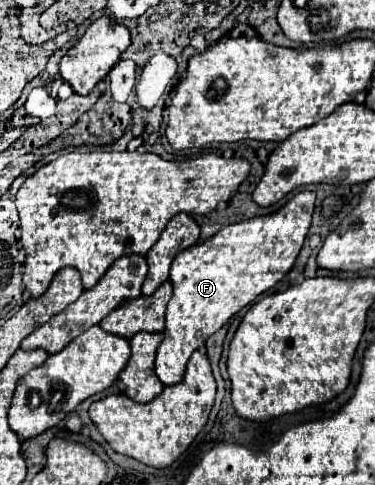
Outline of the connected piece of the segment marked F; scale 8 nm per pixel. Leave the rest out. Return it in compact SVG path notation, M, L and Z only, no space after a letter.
M301 191L293 199L289 199L279 211L245 219L241 223L233 223L223 227L219 233L209 237L203 243L191 245L189 249L181 251L173 263L171 263L171 285L173 285L173 295L167 303L165 311L165 329L163 329L163 341L157 347L157 357L155 357L155 373L161 379L163 385L175 385L183 379L185 365L195 349L199 349L209 335L213 335L221 325L225 325L237 311L241 311L245 305L255 301L255 297L267 289L271 289L283 275L293 267L301 245L305 241L305 235L311 225L315 209L315 193L311 191Z

